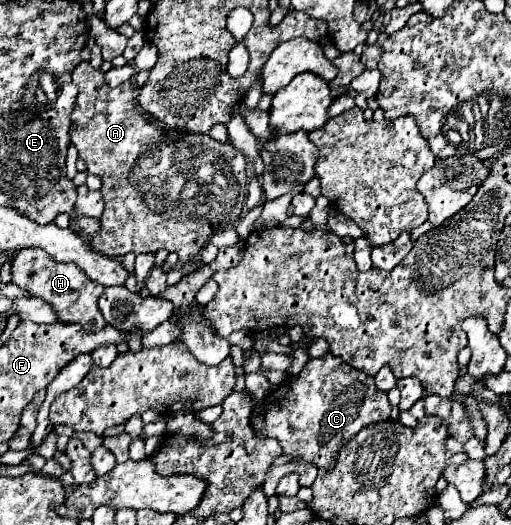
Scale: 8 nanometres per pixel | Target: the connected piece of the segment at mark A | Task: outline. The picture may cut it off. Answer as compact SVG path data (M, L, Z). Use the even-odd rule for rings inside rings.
M87 61L79 63L73 71L73 81L75 85L79 87L79 95L77 95L77 103L75 103L75 109L71 111L71 131L69 131L69 139L71 143L77 147L79 151L79 157L87 163L87 171L93 173L93 175L99 175L103 179L103 187L101 187L101 193L103 193L103 201L107 205L107 213L103 213L103 233L99 233L99 237L93 237L91 239L91 247L107 257L123 257L127 253L157 253L161 249L167 249L167 251L175 251L179 255L179 261L187 263L191 261L203 247L205 243L211 239L213 233L225 229L225 227L231 227L235 225L241 215L245 213L245 199L247 199L247 177L245 177L245 155L235 149L231 143L219 143L215 139L211 139L209 135L197 135L197 133L179 133L179 131L165 131L153 123L149 123L143 113L139 113L139 105L137 105L137 99L135 99L135 83L133 81L127 81L119 87L109 87L107 85L107 79L105 79L105 73L101 69L93 69Z

